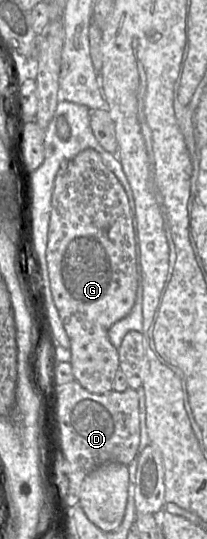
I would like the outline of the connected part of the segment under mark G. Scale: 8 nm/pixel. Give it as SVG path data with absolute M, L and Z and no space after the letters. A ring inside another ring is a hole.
M85 149L63 166L56 175L51 203L51 216L48 230L48 240L45 252L49 290L58 310L59 317L70 341L70 364L74 380L76 380L87 391L96 394L103 394L112 391L113 379L119 370L119 357L117 349L112 345L108 337L109 328L117 321L125 318L132 311L137 298L140 285L138 248L134 219L134 201L130 191L125 194L125 187L116 178L111 170L104 164L100 154L93 149Z

